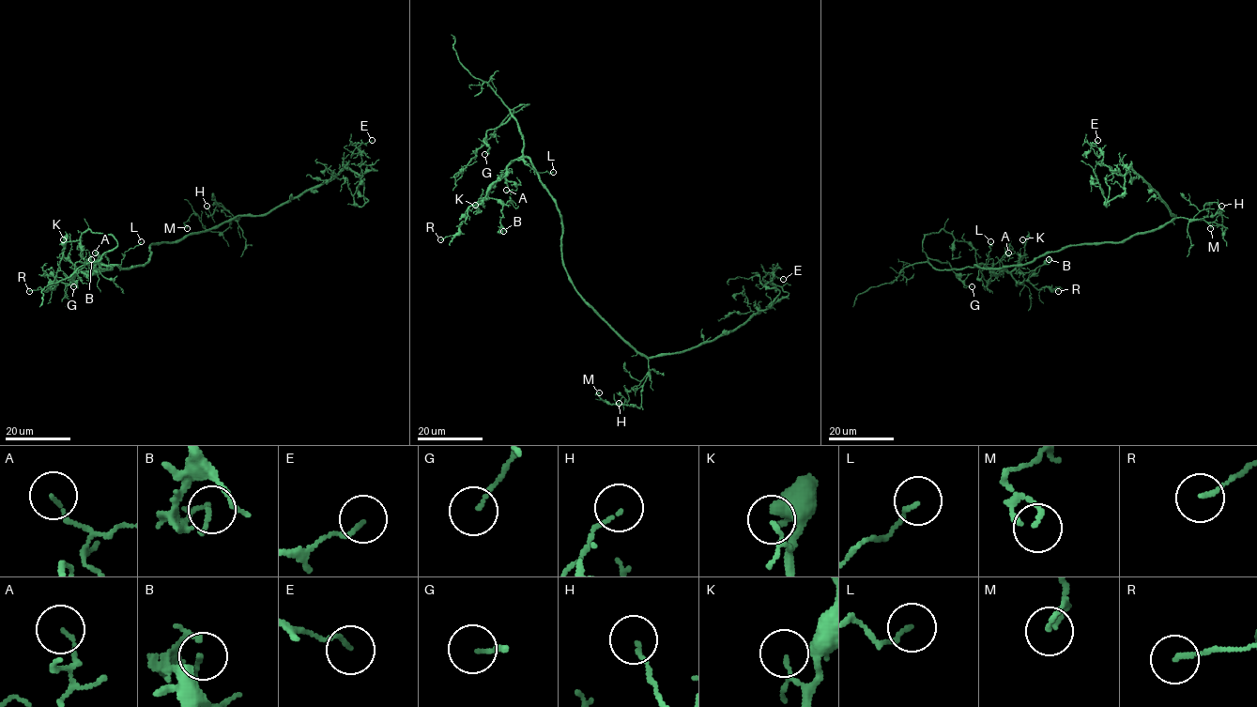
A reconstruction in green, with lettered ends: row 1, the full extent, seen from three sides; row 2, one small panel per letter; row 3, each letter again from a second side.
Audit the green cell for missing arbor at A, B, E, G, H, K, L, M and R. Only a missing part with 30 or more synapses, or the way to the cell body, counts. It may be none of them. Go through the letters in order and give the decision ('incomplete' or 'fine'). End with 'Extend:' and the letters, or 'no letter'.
A: fine
B: fine
E: fine
G: fine
H: fine
K: fine
L: fine
M: fine
R: fine
Extend: no letter

